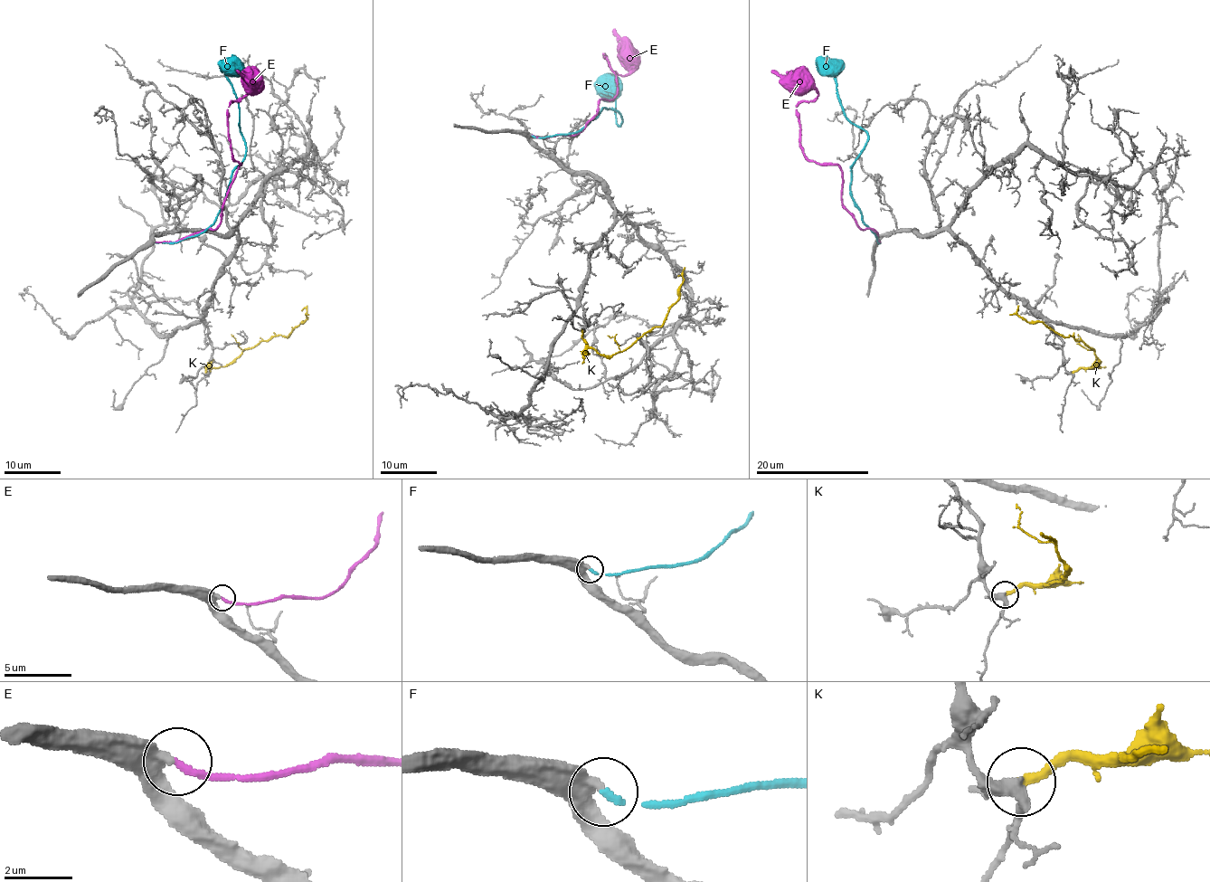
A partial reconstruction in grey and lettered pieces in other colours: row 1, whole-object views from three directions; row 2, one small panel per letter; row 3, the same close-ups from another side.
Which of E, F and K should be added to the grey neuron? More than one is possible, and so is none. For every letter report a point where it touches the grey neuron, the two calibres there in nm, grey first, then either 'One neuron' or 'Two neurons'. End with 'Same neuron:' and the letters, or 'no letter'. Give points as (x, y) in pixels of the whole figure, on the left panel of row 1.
E: Touches grey at (156, 242). Thickness 440 nm (grey) against 200 nm. Two neurons
F: Touches grey at (155, 243). Thickness 400 nm (grey) against 160 nm. One neuron
K: Touches grey at (205, 372). Thickness 320 nm (grey) against 280 nm. Two neurons
Same neuron: F

